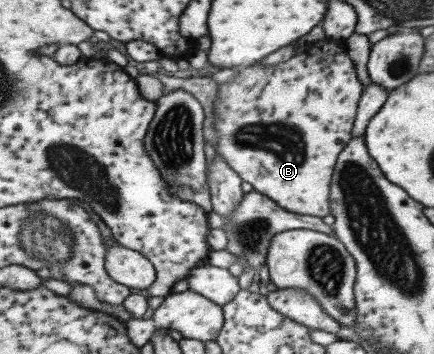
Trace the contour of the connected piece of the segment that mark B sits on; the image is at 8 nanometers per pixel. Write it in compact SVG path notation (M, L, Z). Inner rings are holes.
M323 39L315 42L304 52L294 53L287 61L281 61L277 65L251 65L247 69L239 69L239 73L228 82L217 85L217 99L213 101L213 129L217 134L217 141L213 143L217 155L221 156L233 172L245 183L253 188L253 191L259 193L269 200L273 201L278 207L297 213L300 215L311 215L312 217L323 218L330 214L329 197L330 182L333 174L339 152L350 140L350 131L357 109L357 102L361 96L361 82L357 81L353 61L347 55L344 42L337 40Z

